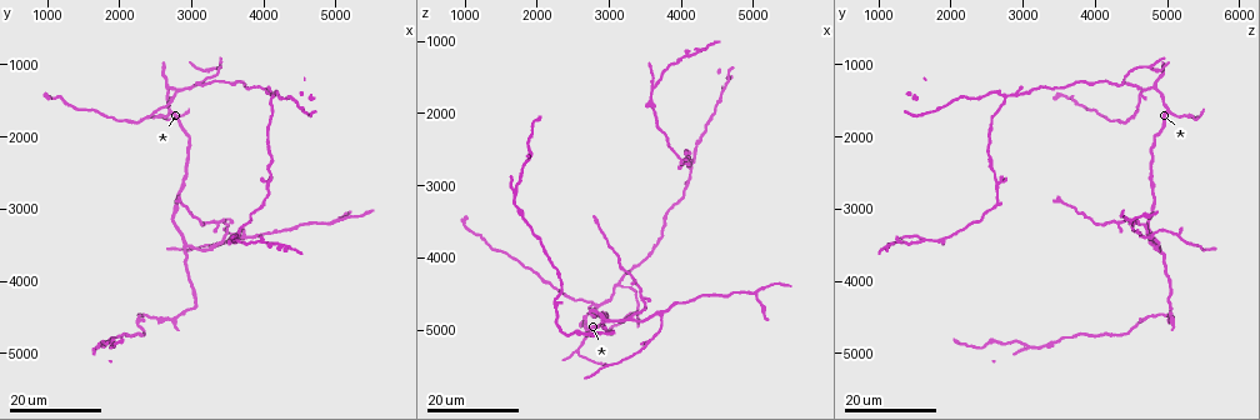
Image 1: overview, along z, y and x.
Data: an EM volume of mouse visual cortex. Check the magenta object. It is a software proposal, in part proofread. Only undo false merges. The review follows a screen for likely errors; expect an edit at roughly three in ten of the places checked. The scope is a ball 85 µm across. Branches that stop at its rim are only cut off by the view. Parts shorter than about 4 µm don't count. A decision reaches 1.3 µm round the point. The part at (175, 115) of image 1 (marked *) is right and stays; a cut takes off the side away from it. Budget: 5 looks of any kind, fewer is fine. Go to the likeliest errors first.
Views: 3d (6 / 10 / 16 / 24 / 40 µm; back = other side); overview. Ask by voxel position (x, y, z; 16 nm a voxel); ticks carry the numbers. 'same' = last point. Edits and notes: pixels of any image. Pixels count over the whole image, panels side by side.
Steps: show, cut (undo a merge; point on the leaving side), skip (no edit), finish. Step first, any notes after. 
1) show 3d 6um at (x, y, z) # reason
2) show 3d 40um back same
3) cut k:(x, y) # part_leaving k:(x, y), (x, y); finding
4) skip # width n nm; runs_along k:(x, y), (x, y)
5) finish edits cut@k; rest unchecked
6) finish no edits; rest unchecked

show 3d 16um at (3600, 3400, 1600) # side arm on a straight run

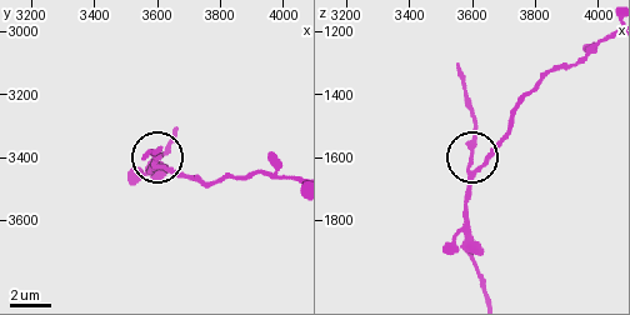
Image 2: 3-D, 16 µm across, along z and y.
show 3d 6um same # closer look

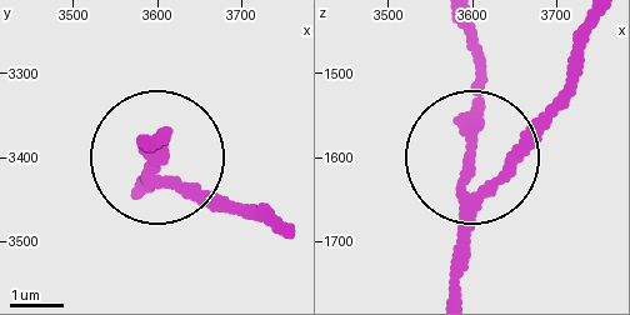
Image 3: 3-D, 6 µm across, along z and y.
skip # arms 3; runs_along 3:(456, 285), (456, 190), (484, 83), (475, 29); all the same cell

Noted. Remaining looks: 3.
show 3d 24um at (3700, 3350, 4850)

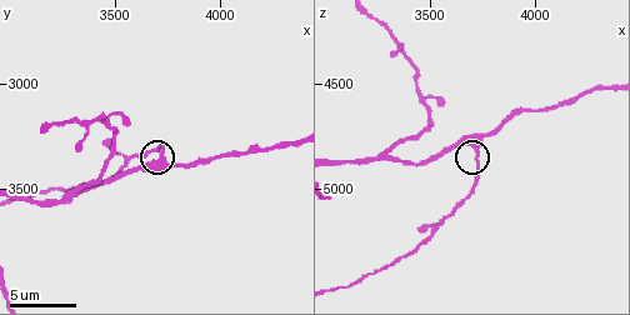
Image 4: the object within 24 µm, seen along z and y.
show 3d 6um at (3720, 3350, 4800) # zoom in

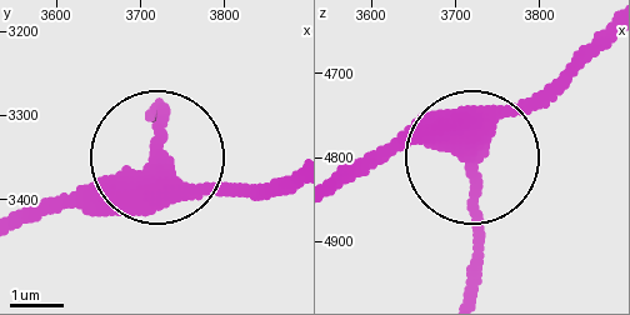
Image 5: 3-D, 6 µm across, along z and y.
skip # width 290 nm; runs_along 5:(343, 181), (410, 150), (473, 155), (478, 294); all the same cell

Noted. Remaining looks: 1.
finish no edits; rest unchecked

